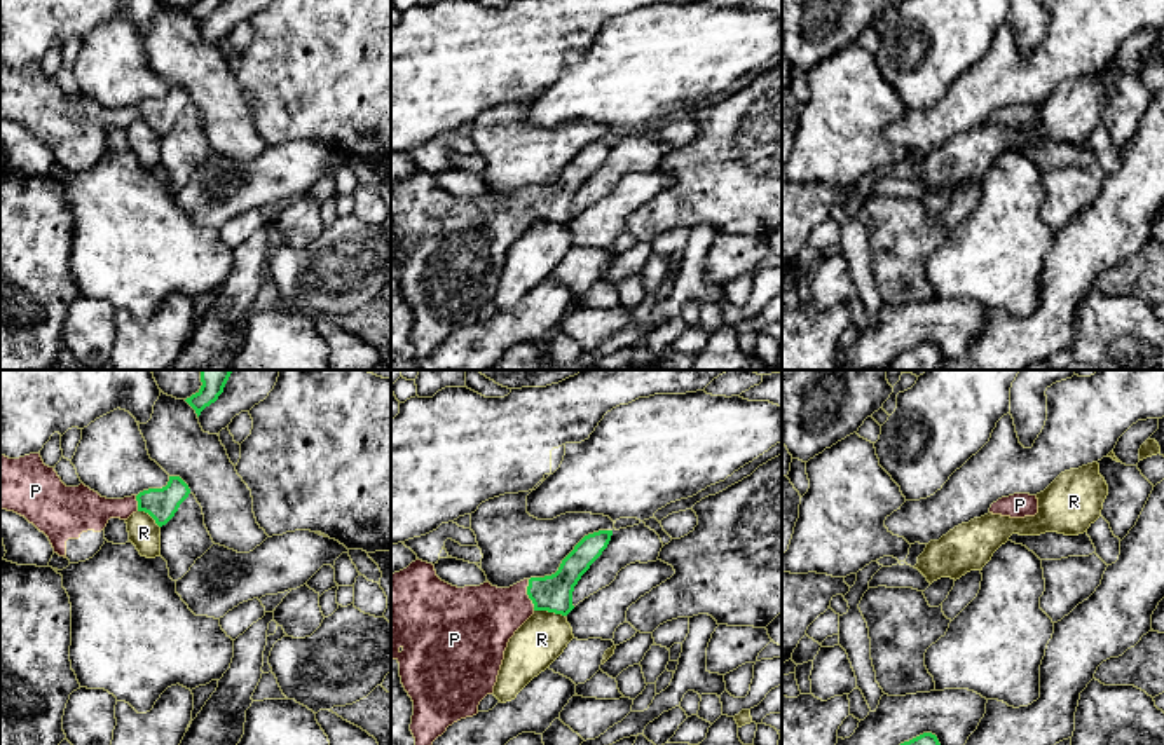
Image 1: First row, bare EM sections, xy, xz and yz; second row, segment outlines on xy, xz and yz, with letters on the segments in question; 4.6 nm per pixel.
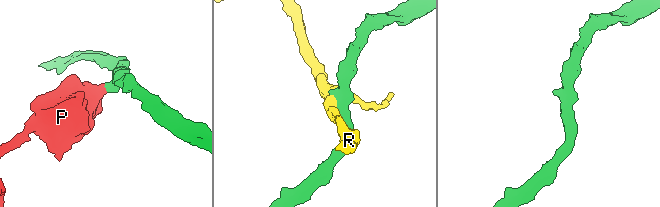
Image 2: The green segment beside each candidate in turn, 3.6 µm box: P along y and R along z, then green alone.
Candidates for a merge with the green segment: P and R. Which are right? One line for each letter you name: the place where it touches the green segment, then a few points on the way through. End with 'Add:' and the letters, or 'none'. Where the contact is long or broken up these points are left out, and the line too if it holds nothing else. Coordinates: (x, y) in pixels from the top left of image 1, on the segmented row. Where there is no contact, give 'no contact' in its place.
P: xz (527, 594) | across xz (554, 594), (527, 594), (517, 604), (480, 620)
Add: P

